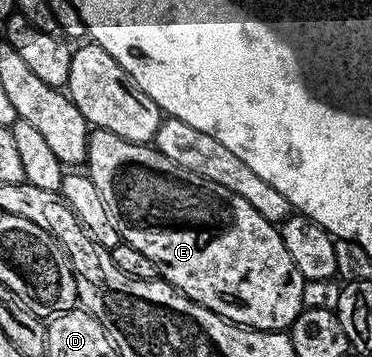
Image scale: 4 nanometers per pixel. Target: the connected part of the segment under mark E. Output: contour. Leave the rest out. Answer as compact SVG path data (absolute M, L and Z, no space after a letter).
M92 129L87 135L87 160L85 163L85 172L97 184L97 192L101 192L101 200L105 200L105 208L109 208L109 216L117 228L122 241L133 244L133 248L153 260L159 269L159 278L169 283L185 295L186 298L192 298L197 304L209 308L215 314L226 318L229 322L234 322L240 326L245 326L253 330L278 330L286 331L297 320L297 316L305 309L303 302L303 286L305 280L301 272L297 272L297 264L293 264L293 256L285 248L285 244L279 235L279 226L274 222L265 220L249 200L237 196L237 192L229 192L229 188L221 188L221 184L213 184L213 180L205 180L169 160L160 150L156 150L154 145L144 144L142 142L130 142L121 140L121 136L113 136L113 132Z

